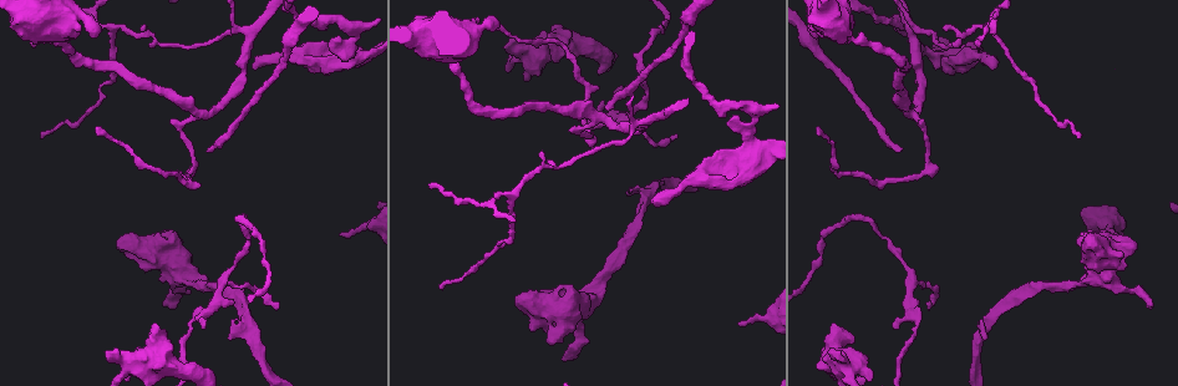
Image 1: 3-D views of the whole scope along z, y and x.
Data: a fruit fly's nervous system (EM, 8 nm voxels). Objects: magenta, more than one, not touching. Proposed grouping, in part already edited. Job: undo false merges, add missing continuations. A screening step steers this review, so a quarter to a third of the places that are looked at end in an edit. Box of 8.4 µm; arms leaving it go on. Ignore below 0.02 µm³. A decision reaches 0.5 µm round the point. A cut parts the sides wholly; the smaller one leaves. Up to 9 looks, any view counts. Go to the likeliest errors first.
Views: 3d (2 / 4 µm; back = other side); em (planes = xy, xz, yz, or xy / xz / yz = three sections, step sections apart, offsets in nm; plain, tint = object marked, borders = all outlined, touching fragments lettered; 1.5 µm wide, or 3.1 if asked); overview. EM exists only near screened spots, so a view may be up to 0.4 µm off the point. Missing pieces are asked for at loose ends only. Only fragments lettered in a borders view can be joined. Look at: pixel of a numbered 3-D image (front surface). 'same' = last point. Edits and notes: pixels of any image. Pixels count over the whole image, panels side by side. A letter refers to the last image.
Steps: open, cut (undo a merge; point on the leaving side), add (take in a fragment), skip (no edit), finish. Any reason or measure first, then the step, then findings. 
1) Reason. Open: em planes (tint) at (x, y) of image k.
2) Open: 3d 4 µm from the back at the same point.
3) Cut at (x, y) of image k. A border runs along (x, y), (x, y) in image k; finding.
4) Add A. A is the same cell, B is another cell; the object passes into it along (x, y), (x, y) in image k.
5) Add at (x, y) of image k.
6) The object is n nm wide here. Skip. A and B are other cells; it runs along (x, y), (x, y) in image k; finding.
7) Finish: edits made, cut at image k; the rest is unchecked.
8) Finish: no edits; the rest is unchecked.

Long arm stops here. Open: 3d 2 µm at (209, 152) of image 1.

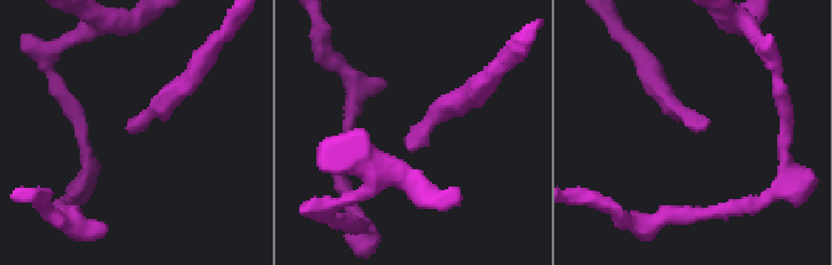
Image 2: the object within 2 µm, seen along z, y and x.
Open: em planes (borders) at (133, 128) of image 2.

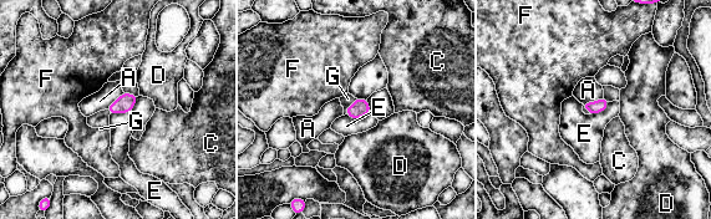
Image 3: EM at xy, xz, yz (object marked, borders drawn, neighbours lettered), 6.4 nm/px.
Add at (346, 100) of image 3. G is the same cell, A, C, D, E and F are other cells; the object passes into it along (360, 107), (349, 106), (346, 100) in image 3; it goes on there.

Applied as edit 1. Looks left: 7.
Tapers out. Open: em yz step 8 (borders) at (1080, 135) of image 1.

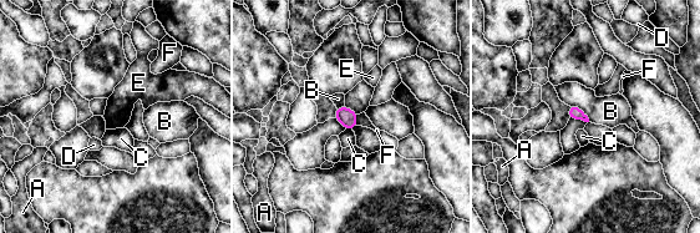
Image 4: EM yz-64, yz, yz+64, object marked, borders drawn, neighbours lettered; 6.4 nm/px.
The object is 80 nm wide here. Skip. A, B, C, D, E and F are other cells; a border runs along (358, 115), (355, 125) in image 4; none of them fits.

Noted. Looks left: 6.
Tapers out. Open: 3d 2 µm at (818, 128) of image 1.

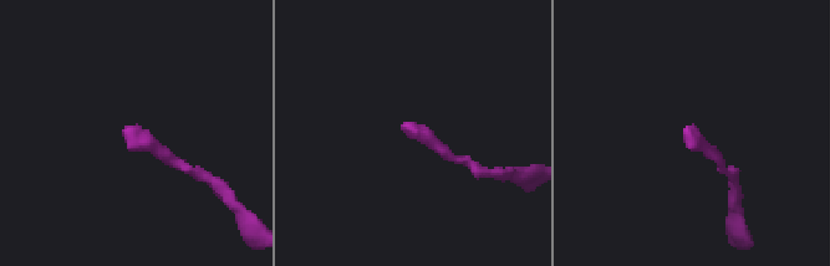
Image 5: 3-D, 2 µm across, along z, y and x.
Open: em planes (borders) at (402, 125) of image 5.

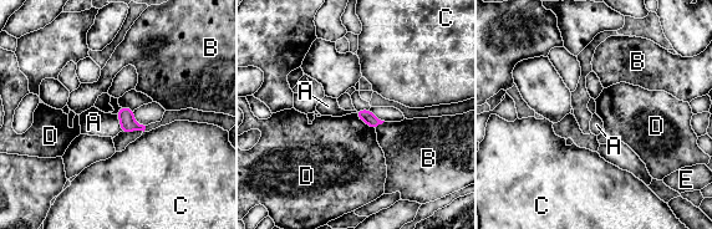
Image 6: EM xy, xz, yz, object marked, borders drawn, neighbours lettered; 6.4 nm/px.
Skip. A, B, C, D and E are other cells; a border runs along (355, 113), (375, 130) in image 6; none of them fits.

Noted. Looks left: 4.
Sharp bend. Open: 3d 4 µm at (360, 34) of image 1.

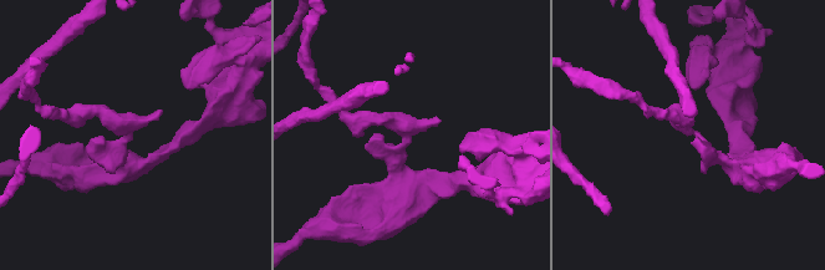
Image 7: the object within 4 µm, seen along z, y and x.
Need the tissue. Open: em planes (borders) at (693, 134) of image 7.

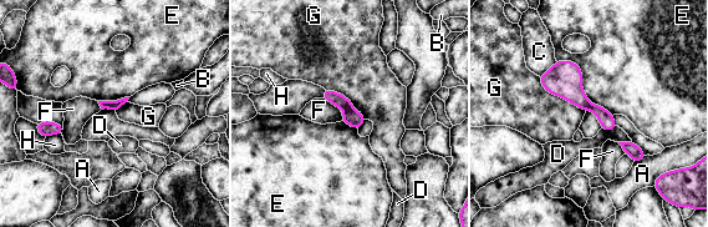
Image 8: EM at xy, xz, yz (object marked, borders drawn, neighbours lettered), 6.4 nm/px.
The longest contact is with E, 500 nm. Cut at (564, 79) of image 8. A, B, C, D, E, F, G and H are other cells; a border runs along (590, 102), (586, 109) in image 8; a second neuron is stuck on.

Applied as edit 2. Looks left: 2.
Finish: edits made, add at image 3, cut at image 8; the rest is unchecked.

